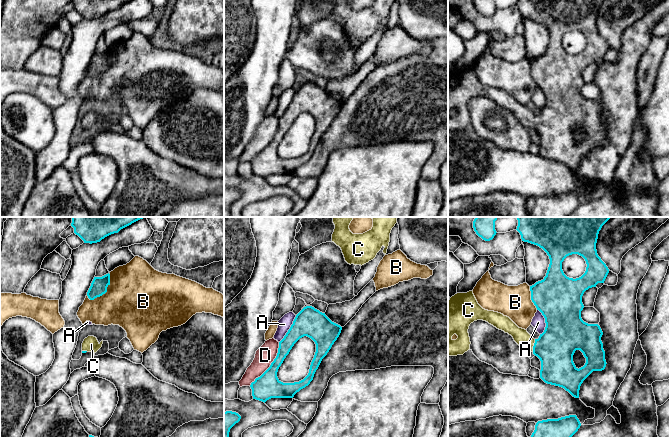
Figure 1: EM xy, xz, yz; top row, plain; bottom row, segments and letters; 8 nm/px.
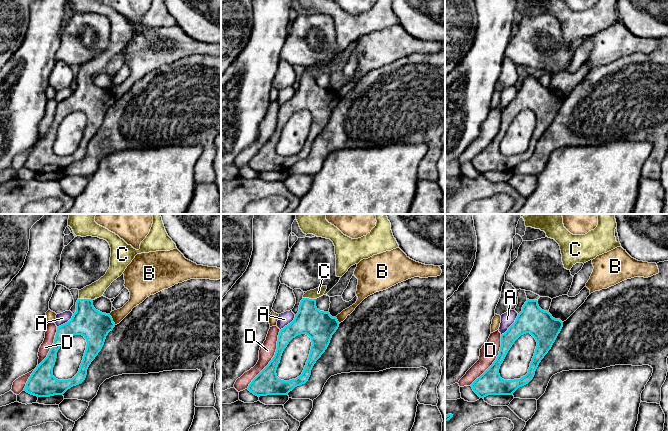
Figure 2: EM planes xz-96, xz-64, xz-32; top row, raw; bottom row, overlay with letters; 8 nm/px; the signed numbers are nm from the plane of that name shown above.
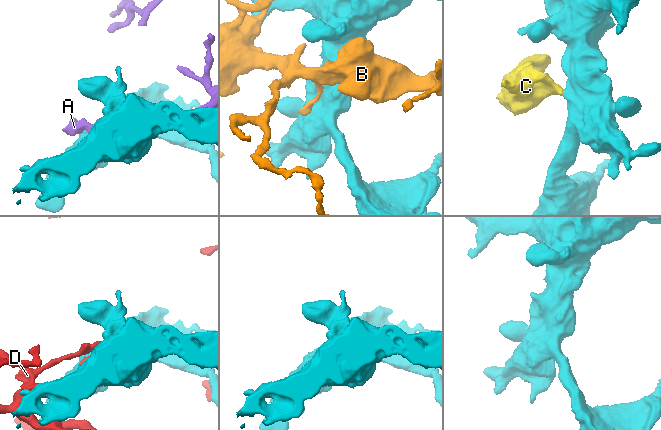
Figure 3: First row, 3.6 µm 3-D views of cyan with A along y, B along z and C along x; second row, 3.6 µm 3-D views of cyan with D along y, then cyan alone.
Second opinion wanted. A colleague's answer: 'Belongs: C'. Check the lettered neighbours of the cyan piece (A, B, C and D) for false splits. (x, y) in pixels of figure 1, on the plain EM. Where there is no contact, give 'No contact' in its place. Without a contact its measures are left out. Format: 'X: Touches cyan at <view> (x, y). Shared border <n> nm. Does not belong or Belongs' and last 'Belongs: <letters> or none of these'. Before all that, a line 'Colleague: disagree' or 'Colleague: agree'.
Colleague: agree
A: Touches cyan at xz (289, 105). Shared border 260 nm. Does not belong
B: Touches cyan at xy (106, 66). Shared border 280 nm. Does not belong
C: Touches cyan at yz (534, 121). Shared border 110 nm. Belongs
D: Touches cyan at xz (271, 140). Shared border 420 nm. Does not belong
Belongs: C

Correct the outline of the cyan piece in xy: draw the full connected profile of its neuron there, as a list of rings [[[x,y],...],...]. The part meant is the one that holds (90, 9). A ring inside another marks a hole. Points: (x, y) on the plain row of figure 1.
[[[71,0],[84,19],[97,19],[131,0]]]

